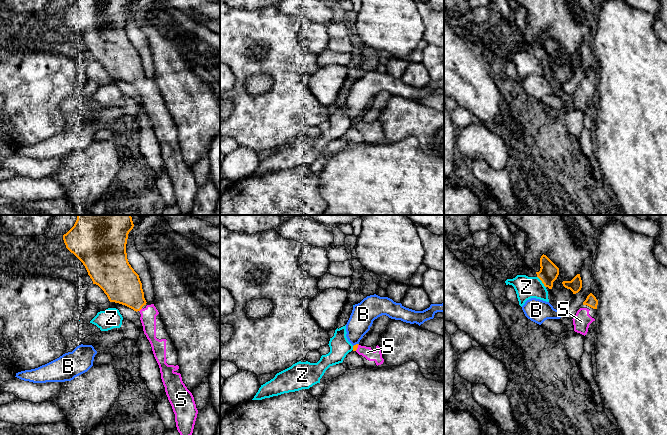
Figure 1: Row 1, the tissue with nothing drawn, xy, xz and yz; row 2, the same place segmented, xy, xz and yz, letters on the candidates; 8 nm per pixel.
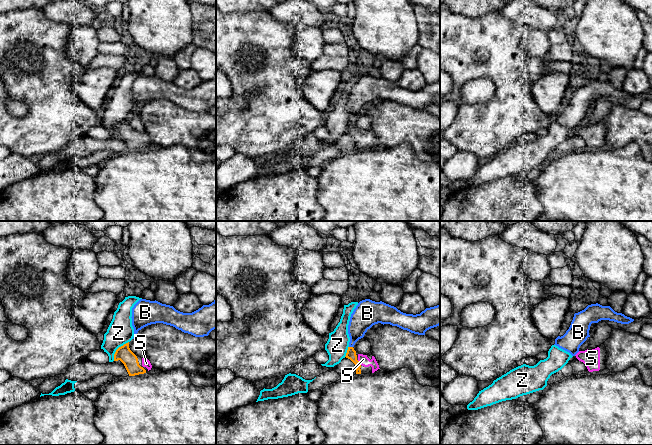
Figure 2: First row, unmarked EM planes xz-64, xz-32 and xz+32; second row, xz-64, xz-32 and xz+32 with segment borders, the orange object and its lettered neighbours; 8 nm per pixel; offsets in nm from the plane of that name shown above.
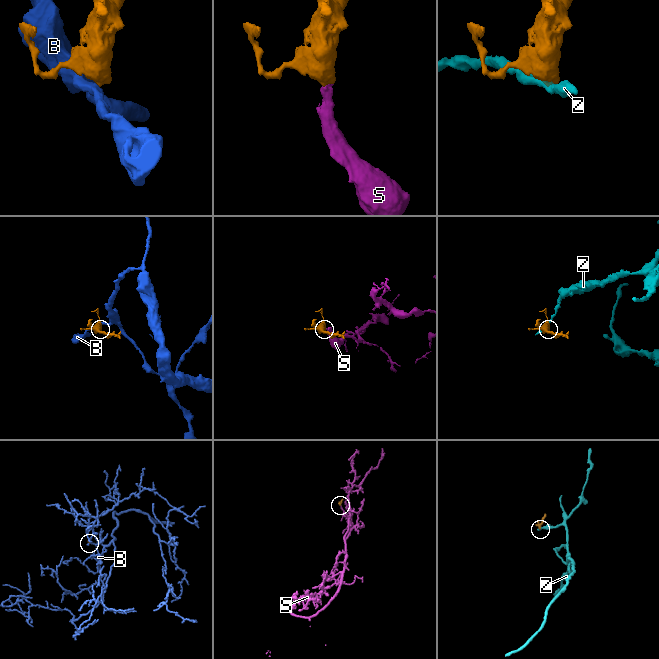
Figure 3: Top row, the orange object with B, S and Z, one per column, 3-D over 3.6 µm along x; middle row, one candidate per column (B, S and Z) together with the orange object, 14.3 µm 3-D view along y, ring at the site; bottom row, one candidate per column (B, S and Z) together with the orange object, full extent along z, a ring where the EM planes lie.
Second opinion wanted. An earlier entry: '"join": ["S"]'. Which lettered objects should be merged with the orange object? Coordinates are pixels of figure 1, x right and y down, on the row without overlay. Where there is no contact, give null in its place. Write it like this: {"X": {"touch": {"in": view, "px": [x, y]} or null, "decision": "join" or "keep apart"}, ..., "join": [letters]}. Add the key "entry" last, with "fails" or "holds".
{"B": {"touch": {"in": "xz", "px": [356, 120]}, "decision": "keep apart"}, "S": {"touch": {"in": "xy", "px": [140, 85]}, "decision": "join"}, "Z": {"touch": {"in": "yz", "px": [542, 58]}, "decision": "keep apart"}, "join": ["S"], "entry": "holds"}

